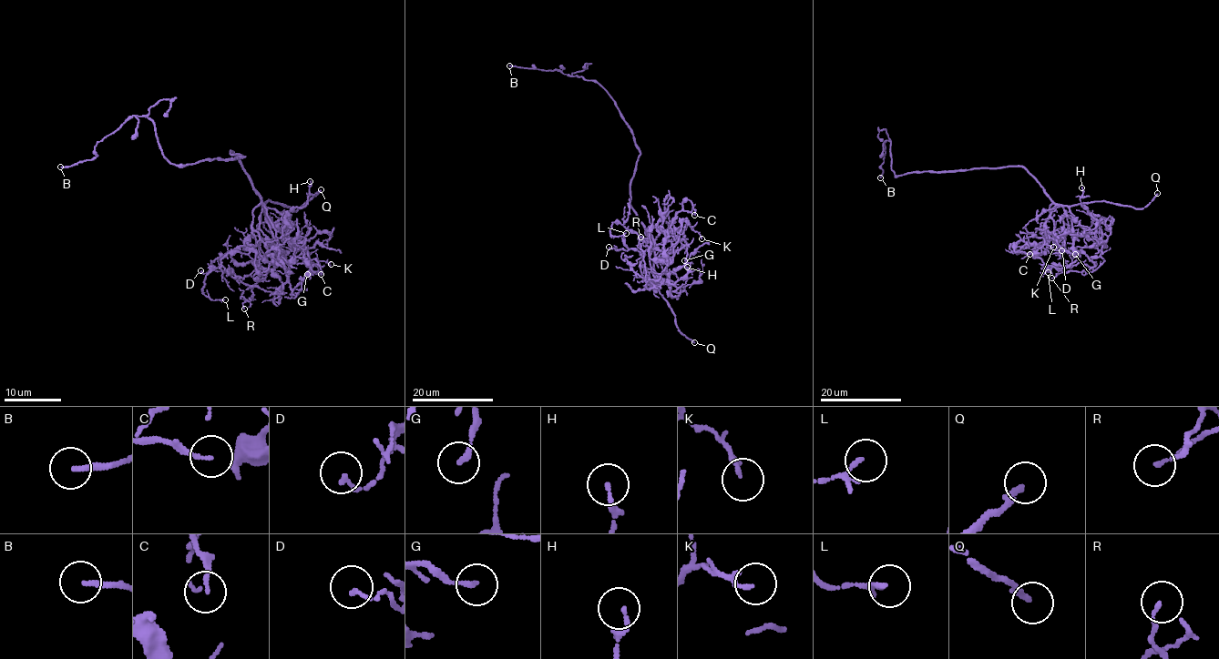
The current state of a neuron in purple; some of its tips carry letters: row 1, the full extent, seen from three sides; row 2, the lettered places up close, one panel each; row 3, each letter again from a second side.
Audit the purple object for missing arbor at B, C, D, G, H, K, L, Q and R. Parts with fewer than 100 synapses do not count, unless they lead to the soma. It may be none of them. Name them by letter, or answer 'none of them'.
Q

